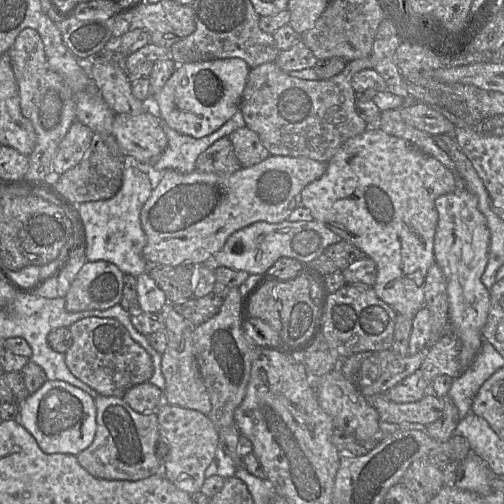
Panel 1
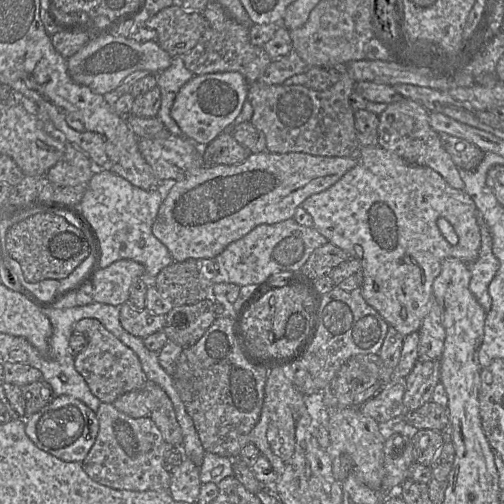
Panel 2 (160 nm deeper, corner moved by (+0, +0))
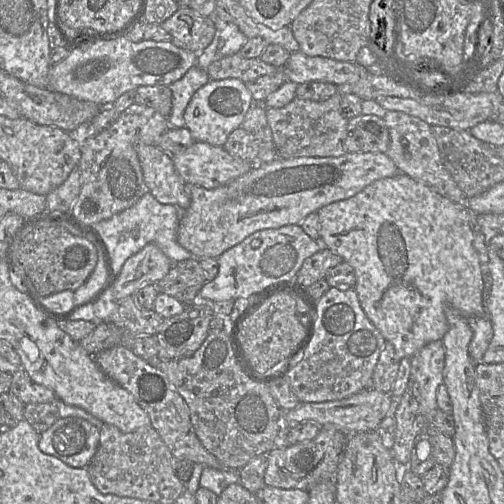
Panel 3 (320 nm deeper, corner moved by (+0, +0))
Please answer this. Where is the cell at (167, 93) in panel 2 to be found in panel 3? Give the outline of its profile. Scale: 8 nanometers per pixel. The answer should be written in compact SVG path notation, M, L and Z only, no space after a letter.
M197 65L191 67L178 81L168 86L173 95L172 113L169 116L169 127L178 129L185 127L184 112L197 90L206 85L210 80L206 71Z

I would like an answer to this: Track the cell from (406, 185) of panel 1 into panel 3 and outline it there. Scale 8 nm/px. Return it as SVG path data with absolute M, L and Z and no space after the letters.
M399 173L376 180L354 196L332 202L316 212L323 247L341 256L343 262L354 268L354 289L361 307L385 340L392 343L398 361L404 357L412 358L432 341L442 340L448 329L447 306L468 319L486 315L481 263L473 246L470 211L467 206L455 203L410 176Z

